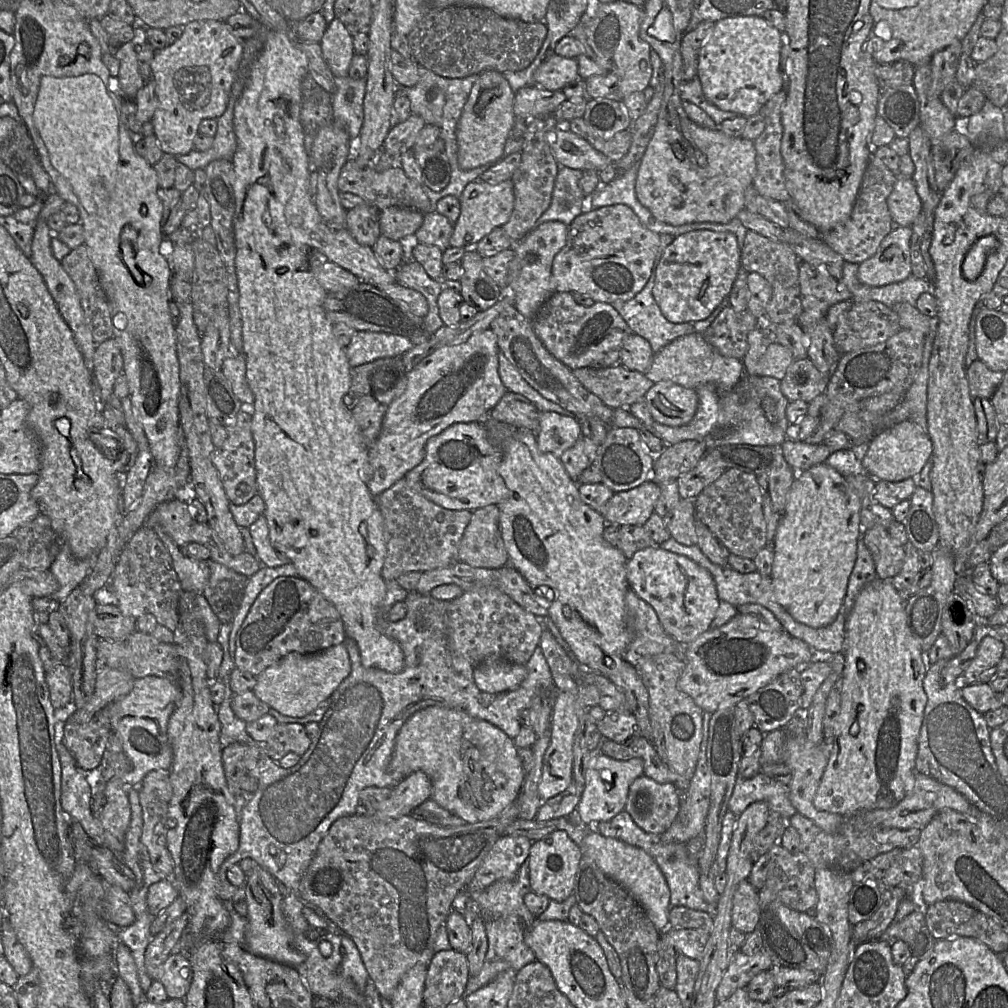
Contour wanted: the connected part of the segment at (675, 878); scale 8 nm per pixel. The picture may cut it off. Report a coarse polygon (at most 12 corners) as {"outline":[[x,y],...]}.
{"outline":[[626,810],[612,818],[620,841],[643,849],[669,886],[671,906],[711,915],[686,843],[645,832]]}

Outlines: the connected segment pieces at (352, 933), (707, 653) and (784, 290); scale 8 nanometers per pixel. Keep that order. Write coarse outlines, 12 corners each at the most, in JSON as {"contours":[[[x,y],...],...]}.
{"contours":[[[357,813],[298,895],[390,1001],[505,829]],[[737,613],[685,646],[677,687],[735,707],[816,653]],[[747,230],[741,268],[772,287],[766,323],[796,322],[801,260],[785,242]]]}

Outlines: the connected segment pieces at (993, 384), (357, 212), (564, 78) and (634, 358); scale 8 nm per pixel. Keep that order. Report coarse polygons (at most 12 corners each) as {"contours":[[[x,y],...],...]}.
{"contours":[[[975,360],[965,372],[972,399],[990,400],[1004,373]],[[358,205],[346,214],[346,229],[361,245],[381,235],[379,210]],[[553,54],[533,76],[533,86],[562,90],[579,77],[576,58]],[[632,332],[622,342],[619,363],[645,374],[653,356],[649,342]]]}

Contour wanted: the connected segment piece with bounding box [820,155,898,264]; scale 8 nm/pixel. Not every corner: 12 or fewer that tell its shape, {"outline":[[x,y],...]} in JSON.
{"outline":[[871,155],[850,217],[820,238],[845,261],[892,231],[897,173]]}

